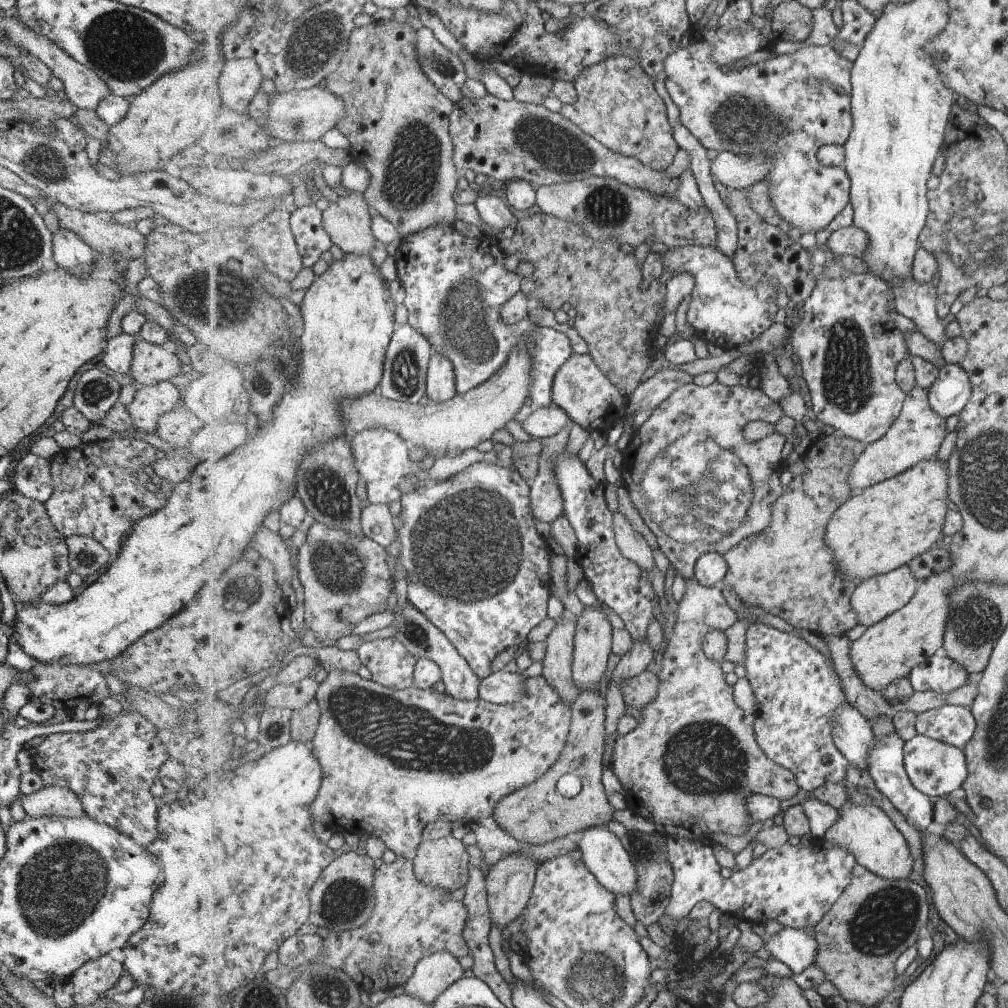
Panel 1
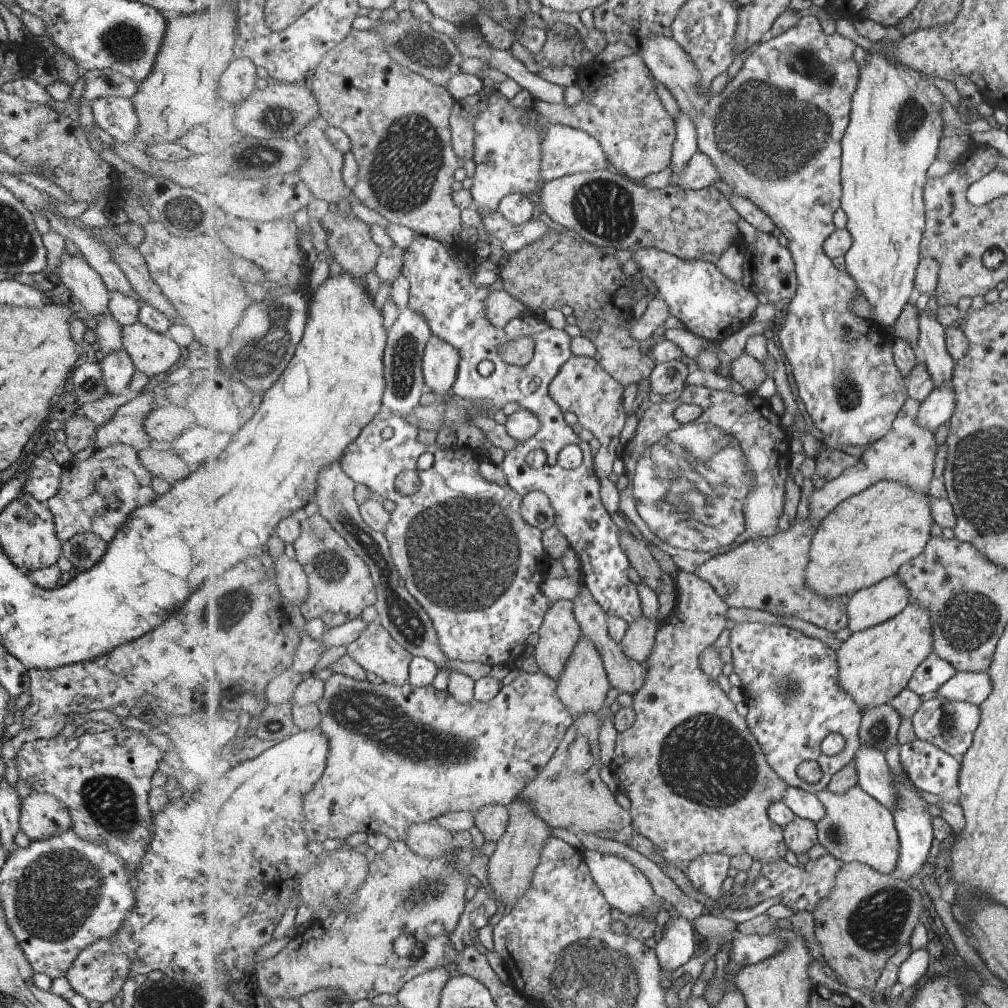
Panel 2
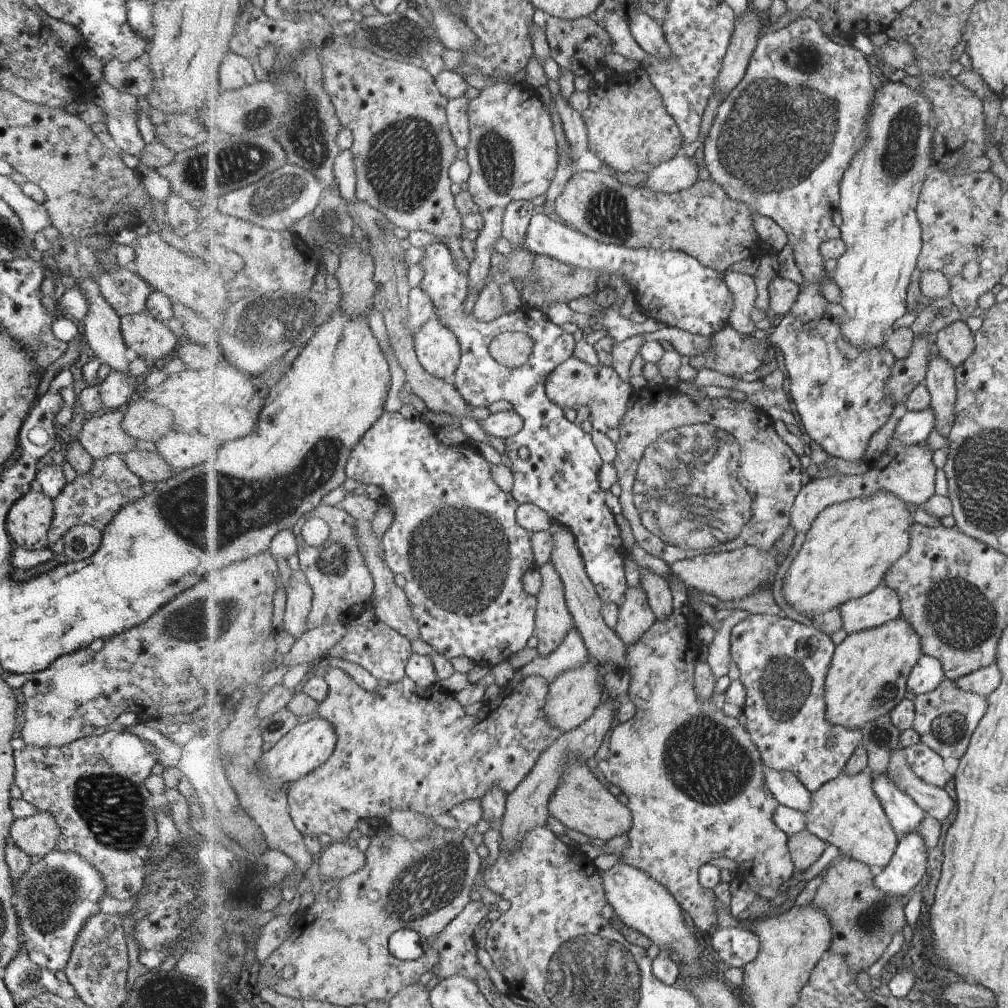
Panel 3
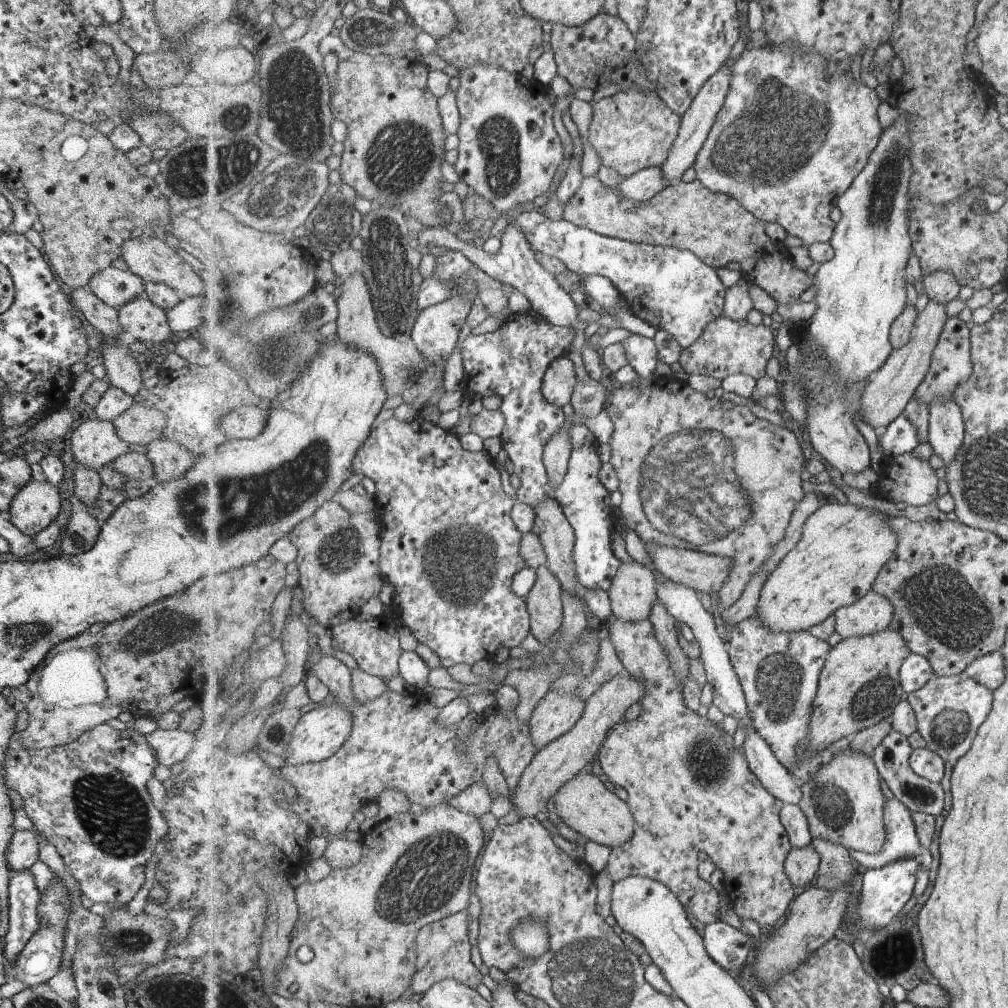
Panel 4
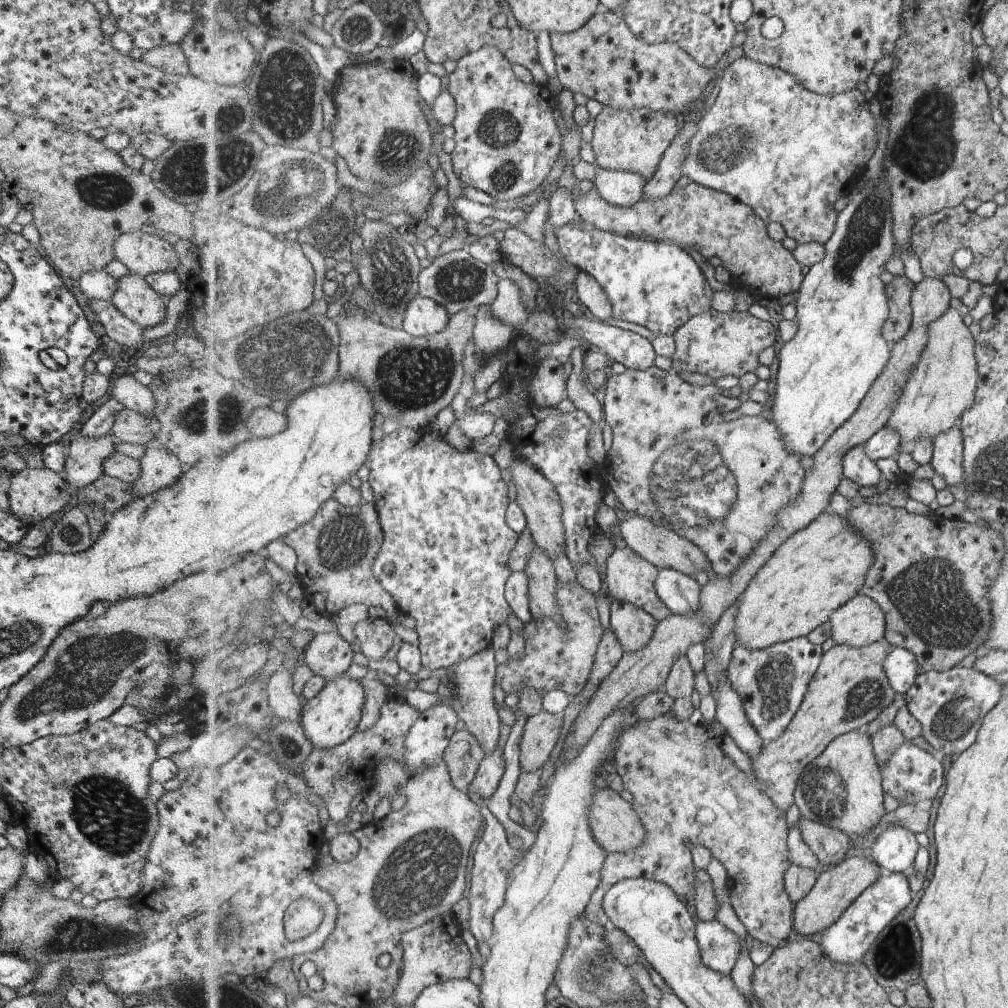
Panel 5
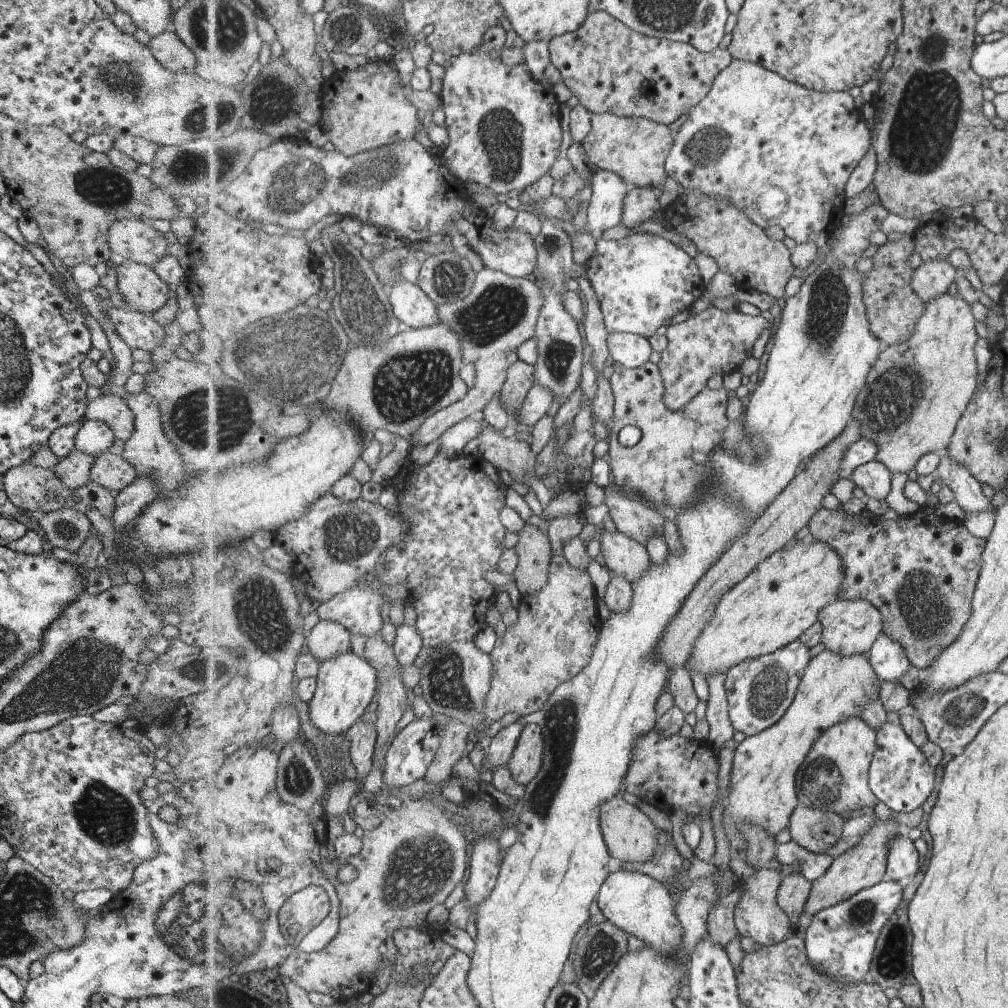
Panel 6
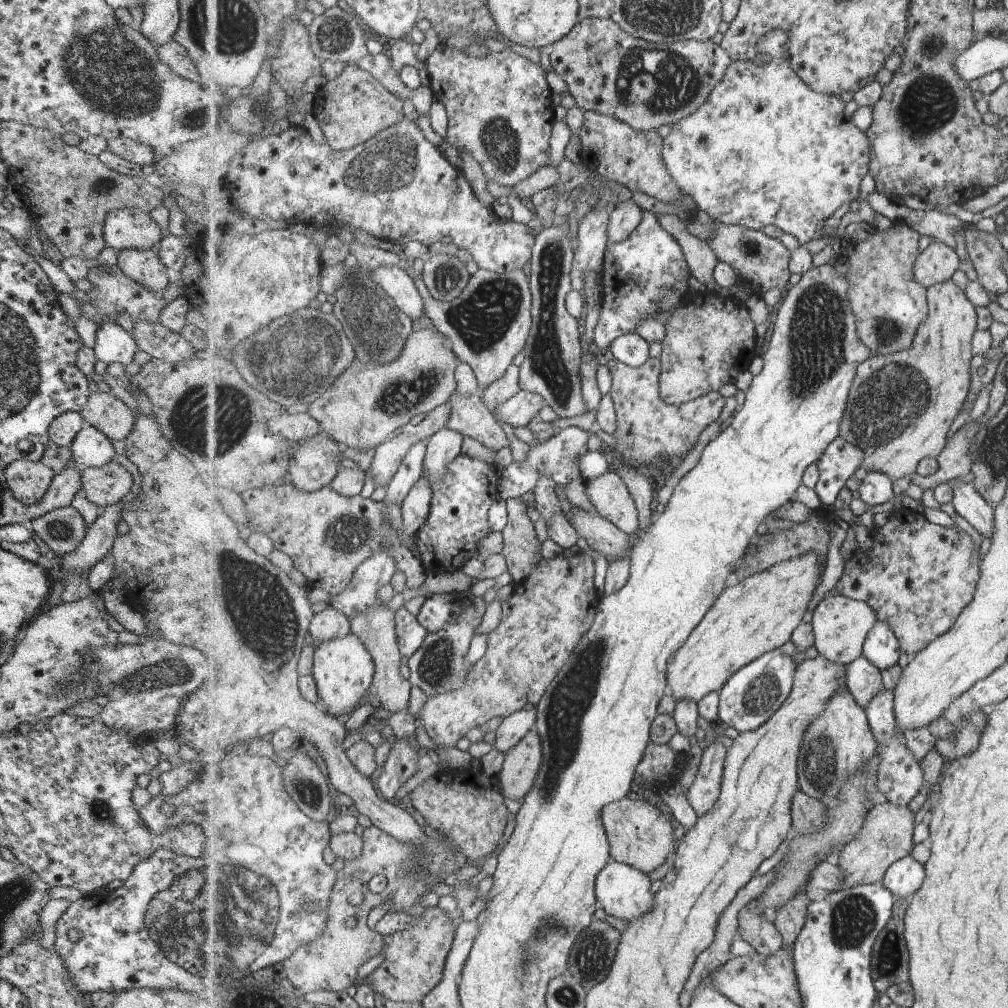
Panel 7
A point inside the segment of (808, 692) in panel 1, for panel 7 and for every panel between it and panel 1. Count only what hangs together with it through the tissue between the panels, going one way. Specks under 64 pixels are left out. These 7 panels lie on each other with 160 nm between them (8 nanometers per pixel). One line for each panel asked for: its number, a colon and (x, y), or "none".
2: (791, 685)
3: (784, 664)
4: (780, 672)
5: (773, 682)
6: (760, 691)
7: (751, 696)

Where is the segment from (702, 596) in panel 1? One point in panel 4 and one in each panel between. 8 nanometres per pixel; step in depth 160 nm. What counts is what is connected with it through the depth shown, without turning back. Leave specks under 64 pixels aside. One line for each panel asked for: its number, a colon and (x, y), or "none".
2: (699, 782)
3: (695, 780)
4: (689, 787)

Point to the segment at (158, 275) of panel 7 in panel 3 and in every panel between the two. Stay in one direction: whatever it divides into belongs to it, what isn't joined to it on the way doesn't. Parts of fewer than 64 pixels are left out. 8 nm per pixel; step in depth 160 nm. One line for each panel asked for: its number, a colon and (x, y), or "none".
3: (150, 339)
4: (144, 321)
5: (133, 297)
6: (140, 288)

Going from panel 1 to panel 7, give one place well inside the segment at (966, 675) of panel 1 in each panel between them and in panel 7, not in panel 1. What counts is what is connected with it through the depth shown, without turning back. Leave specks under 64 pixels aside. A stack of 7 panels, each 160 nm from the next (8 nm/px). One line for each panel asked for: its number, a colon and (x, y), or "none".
2: (935, 671)
3: (929, 673)
4: (917, 671)
5: (902, 667)
6: (890, 659)
7: (882, 646)

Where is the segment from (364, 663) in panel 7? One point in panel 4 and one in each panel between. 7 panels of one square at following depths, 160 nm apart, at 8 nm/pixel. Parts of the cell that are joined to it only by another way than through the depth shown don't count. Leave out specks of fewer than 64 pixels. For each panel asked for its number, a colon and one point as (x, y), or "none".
4: (320, 733)
5: (330, 719)
6: (346, 685)

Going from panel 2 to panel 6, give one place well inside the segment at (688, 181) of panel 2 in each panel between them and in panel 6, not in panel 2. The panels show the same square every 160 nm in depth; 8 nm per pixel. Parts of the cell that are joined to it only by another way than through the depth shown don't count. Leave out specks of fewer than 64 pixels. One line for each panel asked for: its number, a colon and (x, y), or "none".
3: (681, 173)
4: (643, 185)
5: (625, 188)
6: (606, 209)

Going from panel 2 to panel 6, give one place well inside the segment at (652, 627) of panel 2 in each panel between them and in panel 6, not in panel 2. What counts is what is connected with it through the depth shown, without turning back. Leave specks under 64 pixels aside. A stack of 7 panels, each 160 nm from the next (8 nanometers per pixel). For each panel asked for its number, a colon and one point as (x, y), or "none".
3: (636, 617)
4: (634, 592)
5: (630, 578)
6: (623, 556)

